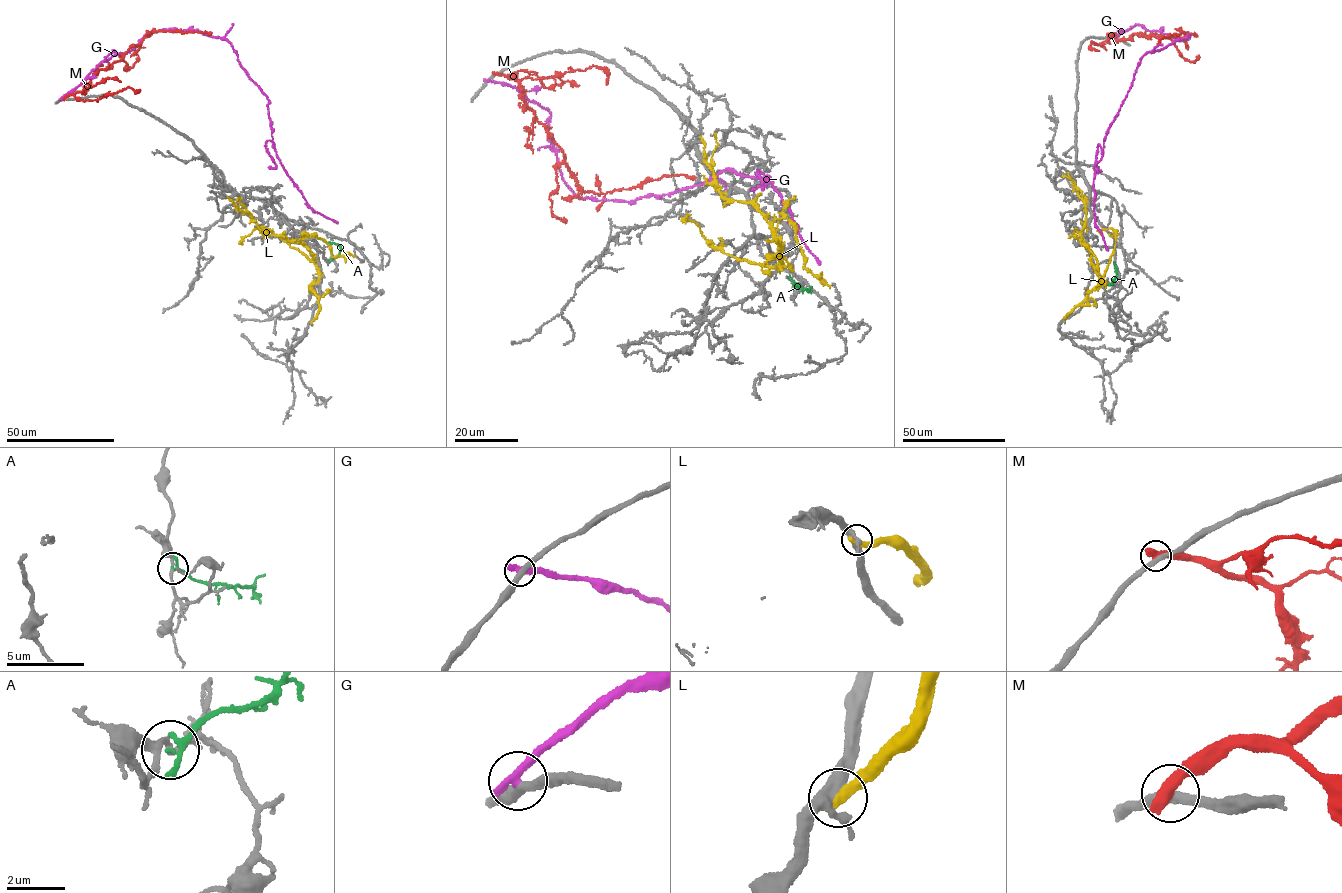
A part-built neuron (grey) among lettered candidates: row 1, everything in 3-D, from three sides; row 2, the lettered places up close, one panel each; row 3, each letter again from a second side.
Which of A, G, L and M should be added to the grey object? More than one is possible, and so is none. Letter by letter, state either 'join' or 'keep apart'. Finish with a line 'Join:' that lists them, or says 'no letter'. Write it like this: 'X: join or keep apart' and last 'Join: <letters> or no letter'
A: keep apart
G: keep apart
L: keep apart
M: keep apart
Join: no letter

